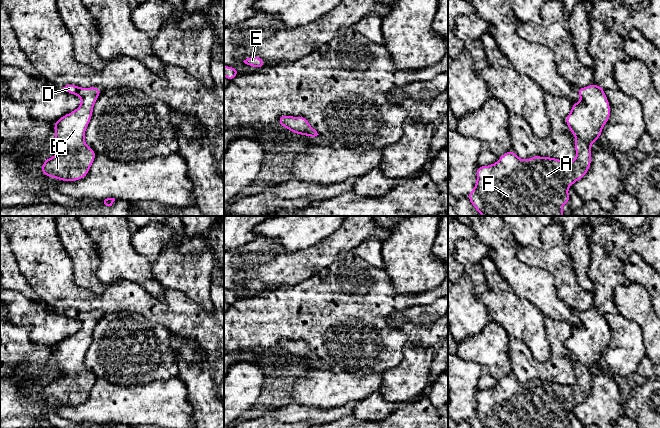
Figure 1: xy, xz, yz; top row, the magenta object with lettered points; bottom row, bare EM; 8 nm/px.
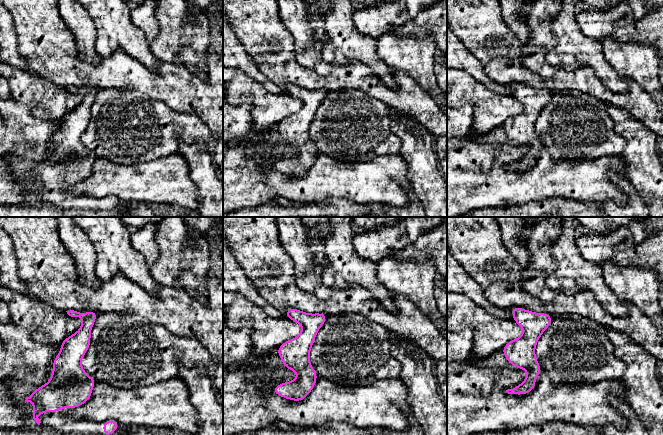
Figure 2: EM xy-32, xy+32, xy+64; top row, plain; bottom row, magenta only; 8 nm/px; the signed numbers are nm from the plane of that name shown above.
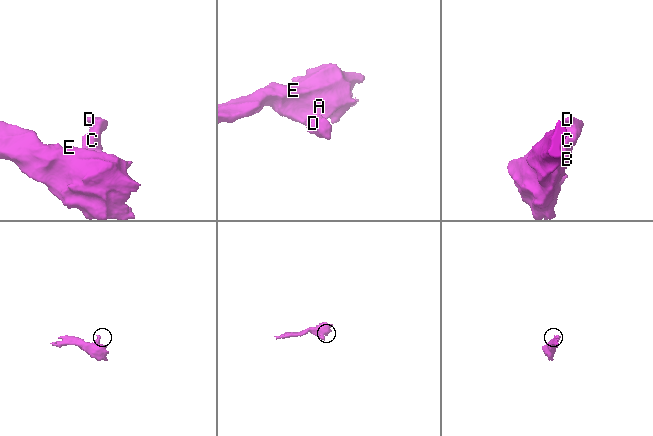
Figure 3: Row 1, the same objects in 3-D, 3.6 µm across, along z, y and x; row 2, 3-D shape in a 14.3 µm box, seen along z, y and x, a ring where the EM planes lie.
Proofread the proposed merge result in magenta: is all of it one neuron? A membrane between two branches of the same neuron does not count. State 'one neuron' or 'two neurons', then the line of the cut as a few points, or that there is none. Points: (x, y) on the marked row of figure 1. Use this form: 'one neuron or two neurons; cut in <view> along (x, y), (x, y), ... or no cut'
one neuron; no cut

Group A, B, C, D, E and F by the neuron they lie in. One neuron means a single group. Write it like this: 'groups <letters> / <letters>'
groups A B C D E F

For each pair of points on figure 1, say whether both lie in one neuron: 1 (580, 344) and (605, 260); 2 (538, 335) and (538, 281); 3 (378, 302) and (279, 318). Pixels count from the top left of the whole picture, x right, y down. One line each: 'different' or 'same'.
1: same
2: different
3: same

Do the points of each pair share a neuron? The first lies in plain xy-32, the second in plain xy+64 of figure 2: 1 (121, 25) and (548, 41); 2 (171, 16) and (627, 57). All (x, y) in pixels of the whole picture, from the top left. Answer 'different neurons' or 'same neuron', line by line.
1: different neurons
2: same neuron

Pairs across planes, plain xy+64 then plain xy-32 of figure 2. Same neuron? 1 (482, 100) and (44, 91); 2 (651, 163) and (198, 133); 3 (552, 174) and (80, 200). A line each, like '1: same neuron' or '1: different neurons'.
1: same neuron
2: different neurons
3: different neurons

